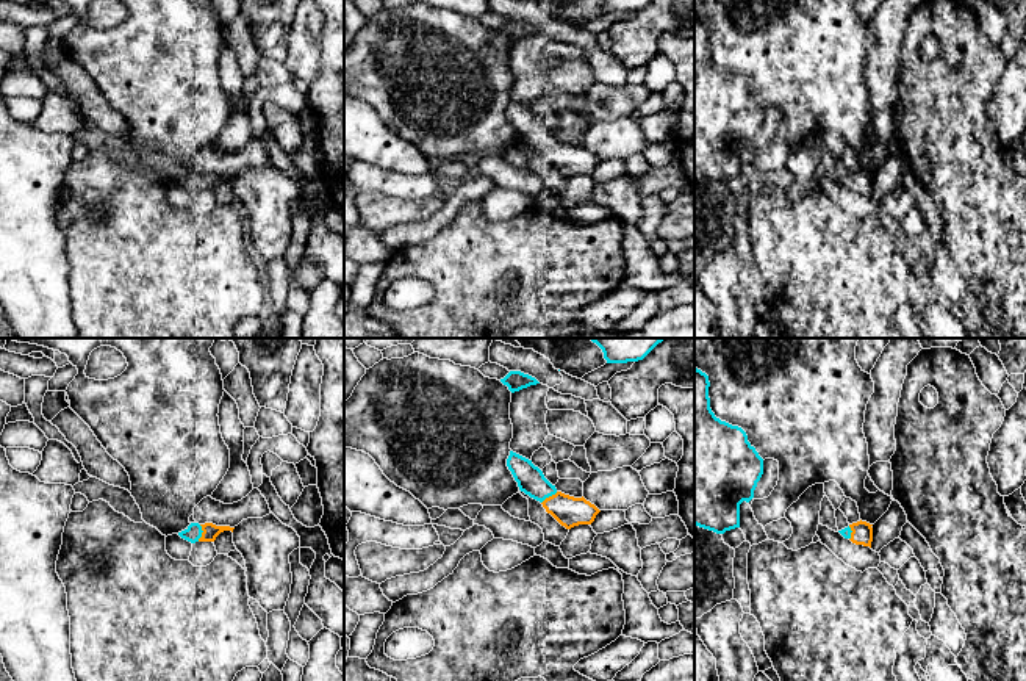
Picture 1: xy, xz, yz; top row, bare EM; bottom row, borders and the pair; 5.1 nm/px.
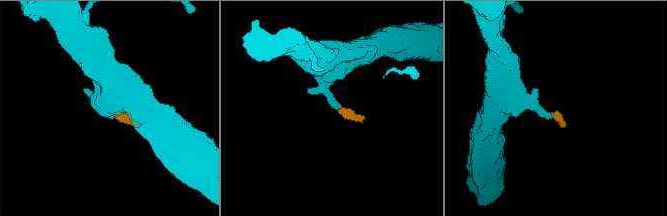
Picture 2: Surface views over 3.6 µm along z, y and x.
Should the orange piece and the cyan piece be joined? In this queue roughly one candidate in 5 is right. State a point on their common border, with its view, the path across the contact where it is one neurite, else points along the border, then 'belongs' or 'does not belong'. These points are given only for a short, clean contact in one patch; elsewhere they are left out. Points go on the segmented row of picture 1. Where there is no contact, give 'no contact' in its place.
meets orange in xy at (202, 533); belongs

